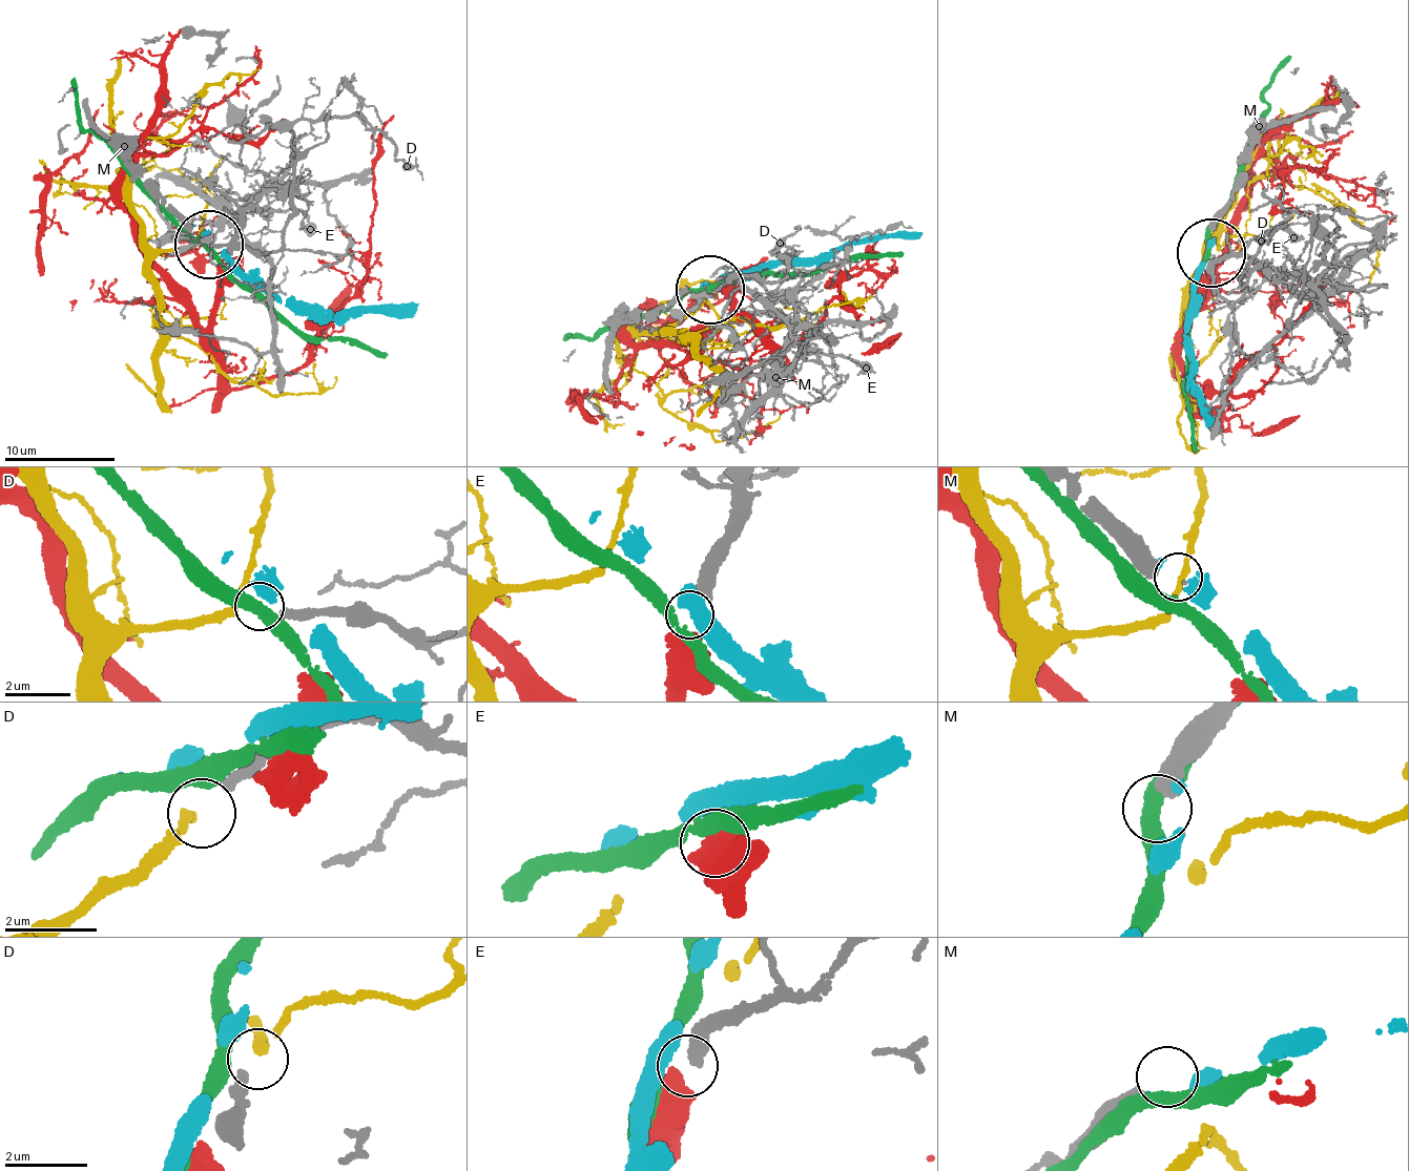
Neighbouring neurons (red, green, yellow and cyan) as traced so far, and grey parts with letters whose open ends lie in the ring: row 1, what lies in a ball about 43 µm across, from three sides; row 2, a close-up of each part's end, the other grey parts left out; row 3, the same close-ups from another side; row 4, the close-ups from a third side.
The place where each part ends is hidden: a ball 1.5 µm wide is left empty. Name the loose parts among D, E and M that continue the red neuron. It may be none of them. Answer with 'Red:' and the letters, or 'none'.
Red: E

